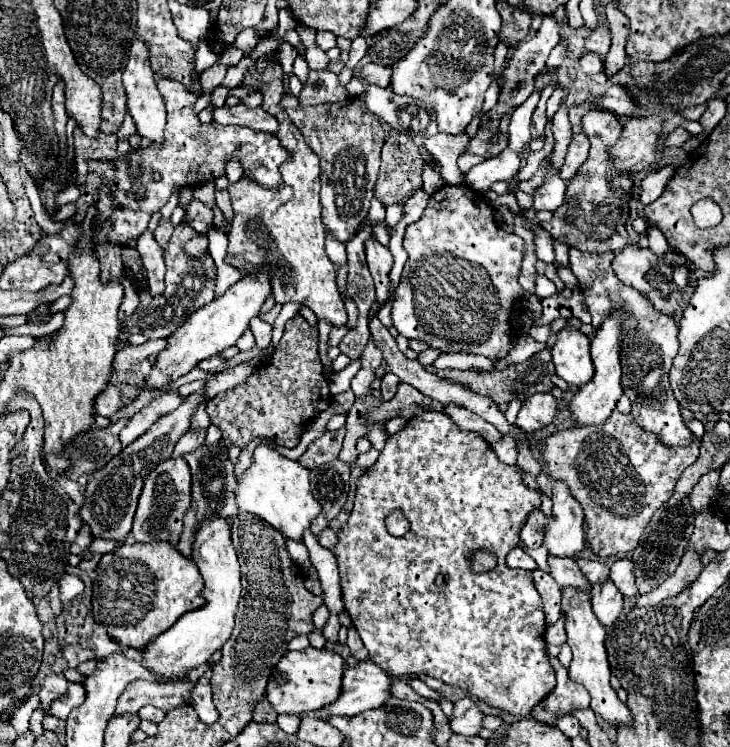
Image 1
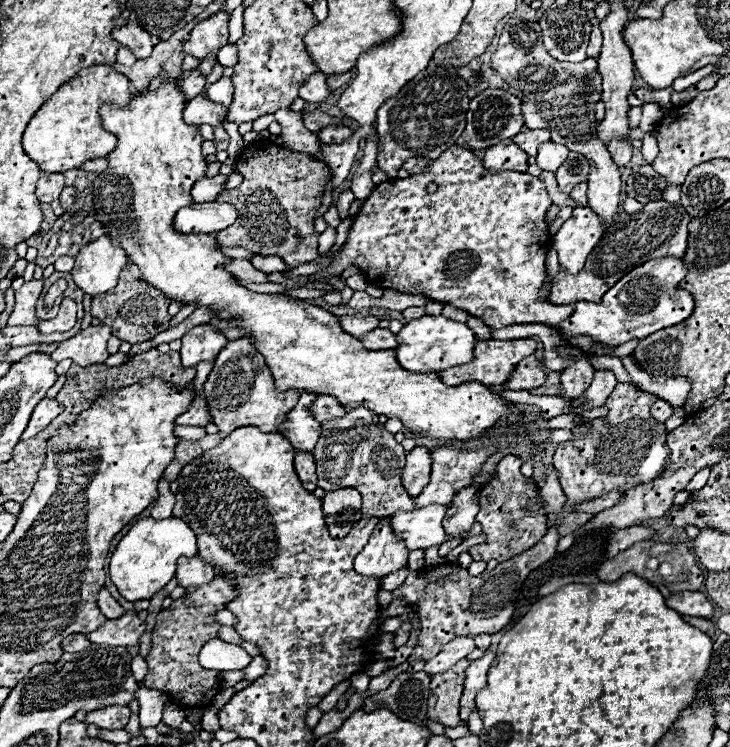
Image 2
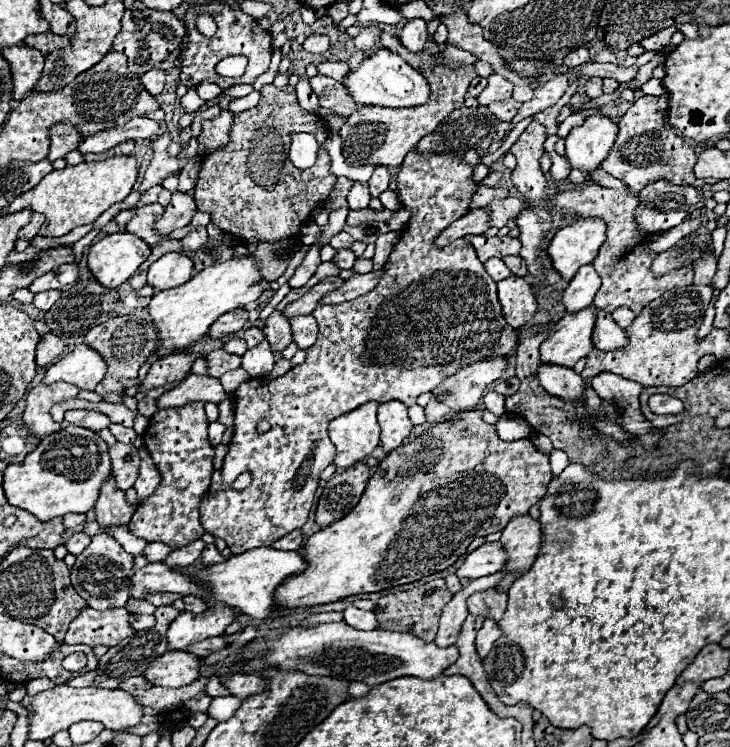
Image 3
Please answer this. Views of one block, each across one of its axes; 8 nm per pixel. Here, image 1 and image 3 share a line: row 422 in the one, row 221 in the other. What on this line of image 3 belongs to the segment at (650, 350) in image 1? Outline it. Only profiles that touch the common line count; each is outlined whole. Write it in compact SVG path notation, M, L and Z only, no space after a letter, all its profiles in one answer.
M654 182L652 186L646 186L644 190L638 192L638 198L640 198L640 204L636 208L636 222L650 234L658 234L658 232L666 232L678 224L682 224L694 204L698 202L698 190L694 186L676 186L672 182Z

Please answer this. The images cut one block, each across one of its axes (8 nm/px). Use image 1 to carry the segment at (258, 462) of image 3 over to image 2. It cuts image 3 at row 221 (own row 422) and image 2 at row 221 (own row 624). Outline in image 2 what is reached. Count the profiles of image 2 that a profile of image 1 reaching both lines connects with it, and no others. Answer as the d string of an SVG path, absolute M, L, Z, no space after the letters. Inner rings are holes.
M452 146L448 148L438 160L432 160L430 162L430 168L426 174L412 174L404 180L386 180L382 184L378 184L372 194L364 200L358 216L354 218L354 224L350 228L350 234L348 234L348 240L346 244L338 250L334 262L322 270L322 272L316 272L312 276L316 278L328 278L328 276L338 276L342 274L342 270L346 270L350 264L356 264L364 276L368 278L370 284L386 290L386 288L392 288L392 290L398 290L398 292L404 292L404 294L422 294L422 296L428 296L432 300L438 300L438 302L444 302L444 304L450 304L450 306L456 306L460 310L466 310L468 314L480 318L486 326L498 330L498 328L504 328L504 326L512 326L512 324L546 324L546 326L552 326L552 328L558 328L558 324L562 320L566 320L570 314L572 314L572 306L566 304L566 306L556 306L552 304L548 298L546 300L540 300L540 288L544 286L548 274L546 274L546 254L548 250L552 248L552 242L550 242L550 236L548 236L548 224L546 224L546 210L550 208L552 200L548 198L546 194L546 188L544 188L544 182L536 176L530 176L530 174L520 174L520 172L500 172L500 174L490 174L484 166L482 166L482 160L478 160L470 150L464 150L462 146ZM428 182L436 182L438 184L438 190L436 192L426 192L426 186Z

